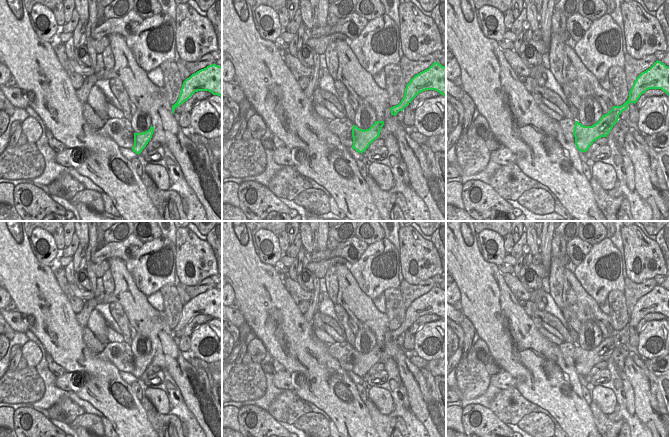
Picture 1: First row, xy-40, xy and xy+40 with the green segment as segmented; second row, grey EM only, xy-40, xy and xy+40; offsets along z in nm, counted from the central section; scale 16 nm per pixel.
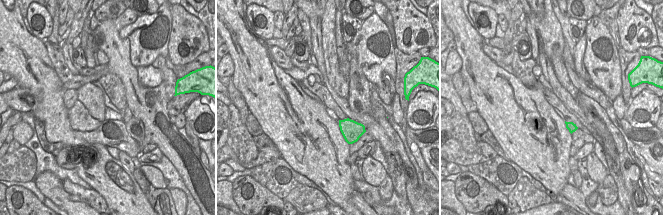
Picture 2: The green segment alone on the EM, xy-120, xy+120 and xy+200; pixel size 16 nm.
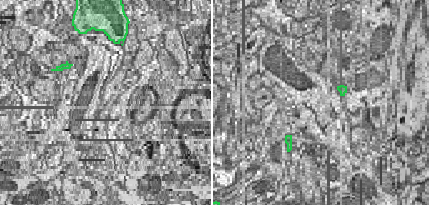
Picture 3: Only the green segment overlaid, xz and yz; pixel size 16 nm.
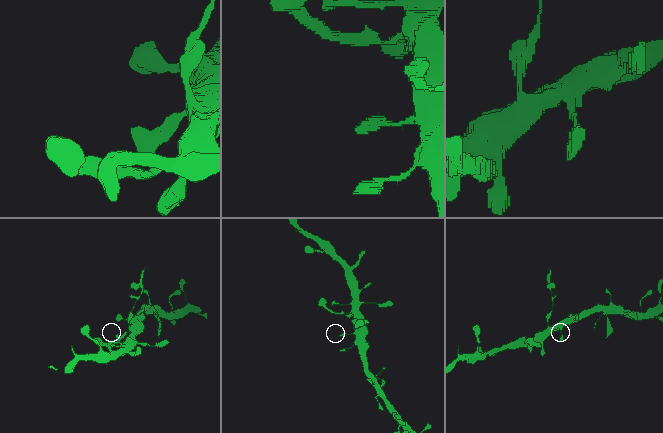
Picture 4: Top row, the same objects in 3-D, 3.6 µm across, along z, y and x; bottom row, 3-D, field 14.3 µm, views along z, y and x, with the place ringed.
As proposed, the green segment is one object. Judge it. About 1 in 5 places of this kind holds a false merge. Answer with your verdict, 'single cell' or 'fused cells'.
single cell

